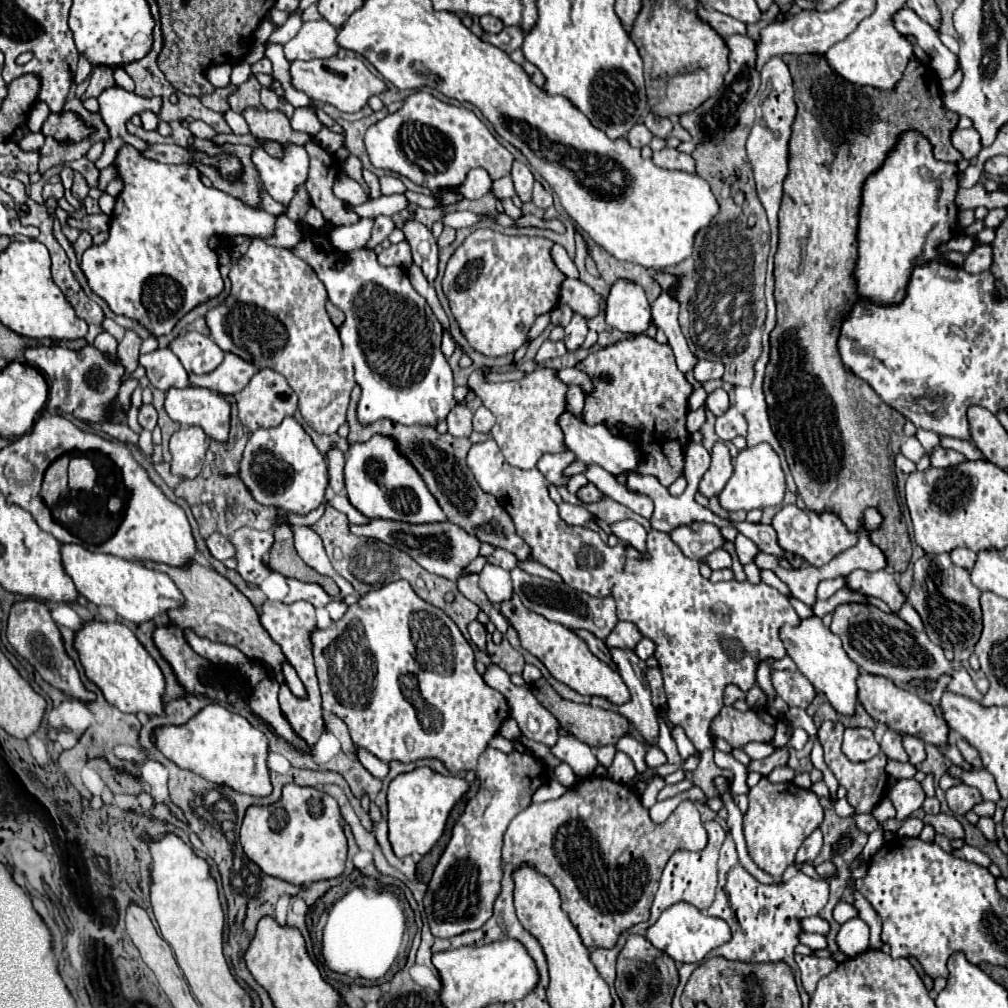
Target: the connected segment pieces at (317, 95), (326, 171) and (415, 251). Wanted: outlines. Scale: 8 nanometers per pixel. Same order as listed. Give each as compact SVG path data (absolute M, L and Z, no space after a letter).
M328 57L328 59L310 59L310 61L292 61L290 79L296 91L306 93L314 103L330 103L346 113L360 111L370 95L378 95L386 89L384 81L378 79L358 57Z
M310 139L304 149L310 155L310 171L308 171L306 189L310 193L312 205L322 211L324 219L328 219L332 227L358 223L360 217L346 205L346 201L338 199L332 193L332 185L338 177L336 157L328 153L326 149L322 149L314 139Z
M406 219L402 225L402 233L410 243L414 263L422 267L426 279L432 283L438 275L438 245L432 231L416 219Z

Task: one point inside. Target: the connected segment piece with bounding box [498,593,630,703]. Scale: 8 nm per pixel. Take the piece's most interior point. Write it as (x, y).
(564, 654)

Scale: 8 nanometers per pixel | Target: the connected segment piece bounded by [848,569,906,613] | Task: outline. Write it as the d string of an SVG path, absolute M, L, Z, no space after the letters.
M856 569L848 575L848 587L856 589L864 595L872 595L872 597L882 599L892 609L892 613L898 613L898 609L906 601L906 595L902 593L892 569L882 569L882 571L874 571L874 573L864 571L864 569Z

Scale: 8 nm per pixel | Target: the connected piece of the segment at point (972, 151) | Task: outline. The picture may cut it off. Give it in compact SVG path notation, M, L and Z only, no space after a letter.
M958 129L952 135L952 145L962 151L962 155L970 161L974 159L980 149L982 149L982 141L978 141L978 131L976 129Z

